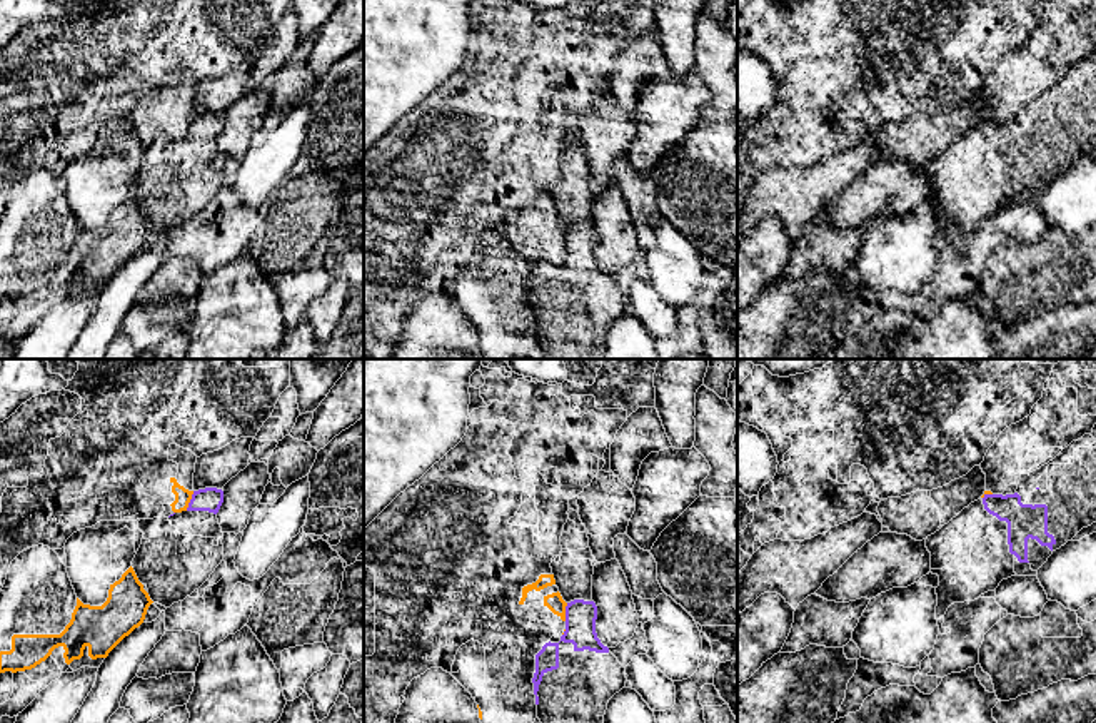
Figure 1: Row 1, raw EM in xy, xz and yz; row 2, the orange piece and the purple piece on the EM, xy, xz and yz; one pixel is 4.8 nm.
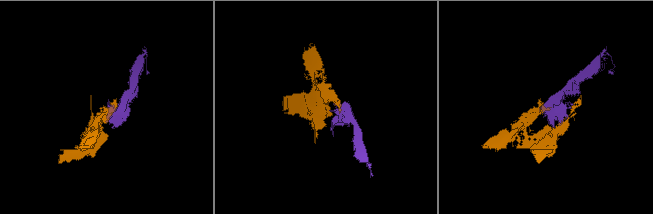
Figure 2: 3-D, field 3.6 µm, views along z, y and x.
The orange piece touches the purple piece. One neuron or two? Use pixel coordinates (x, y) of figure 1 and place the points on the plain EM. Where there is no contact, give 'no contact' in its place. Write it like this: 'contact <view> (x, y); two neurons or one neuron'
contact xy (189, 127); two neurons

